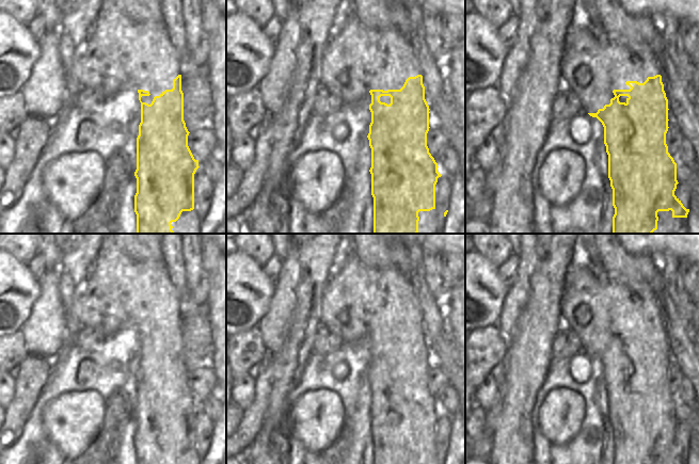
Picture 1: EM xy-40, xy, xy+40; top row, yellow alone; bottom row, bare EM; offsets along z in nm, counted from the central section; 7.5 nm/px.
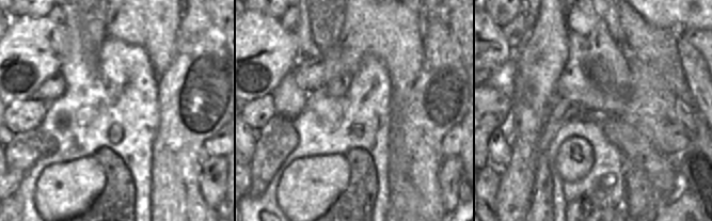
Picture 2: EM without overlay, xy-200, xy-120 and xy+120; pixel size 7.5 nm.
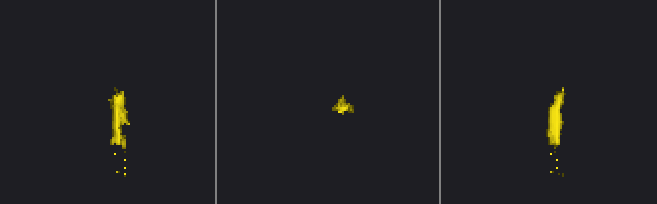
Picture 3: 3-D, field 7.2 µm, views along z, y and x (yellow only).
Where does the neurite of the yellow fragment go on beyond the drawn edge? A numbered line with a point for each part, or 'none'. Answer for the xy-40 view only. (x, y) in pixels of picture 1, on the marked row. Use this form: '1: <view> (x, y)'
1: xy-40 (120, 52)

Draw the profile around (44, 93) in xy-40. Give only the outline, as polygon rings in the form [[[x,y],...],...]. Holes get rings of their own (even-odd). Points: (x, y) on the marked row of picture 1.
[[[60,29],[47,30],[38,41],[41,54],[21,89],[28,115],[44,119],[55,117],[66,99],[59,31]]]

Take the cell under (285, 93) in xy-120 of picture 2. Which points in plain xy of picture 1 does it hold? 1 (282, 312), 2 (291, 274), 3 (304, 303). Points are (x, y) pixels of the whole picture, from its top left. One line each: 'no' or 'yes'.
1: yes
2: yes
3: no

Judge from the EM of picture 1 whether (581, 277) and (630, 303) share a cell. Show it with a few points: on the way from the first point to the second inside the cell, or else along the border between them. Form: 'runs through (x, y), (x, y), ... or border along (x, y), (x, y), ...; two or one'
border along (596, 275), (596, 287), (572, 288); two

